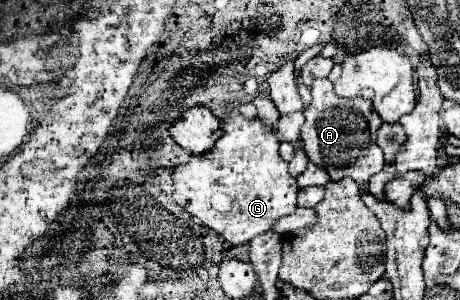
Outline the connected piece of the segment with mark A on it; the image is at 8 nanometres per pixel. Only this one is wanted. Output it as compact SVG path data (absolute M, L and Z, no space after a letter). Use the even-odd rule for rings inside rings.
M314 80L312 82L312 102L306 106L304 116L306 122L300 128L302 140L306 144L308 158L324 166L332 180L340 180L350 176L358 184L370 180L370 176L378 174L384 168L384 154L380 148L366 148L368 142L374 140L376 128L382 124L380 116L370 108L368 100L356 98L340 98L334 94L334 86L330 80Z

